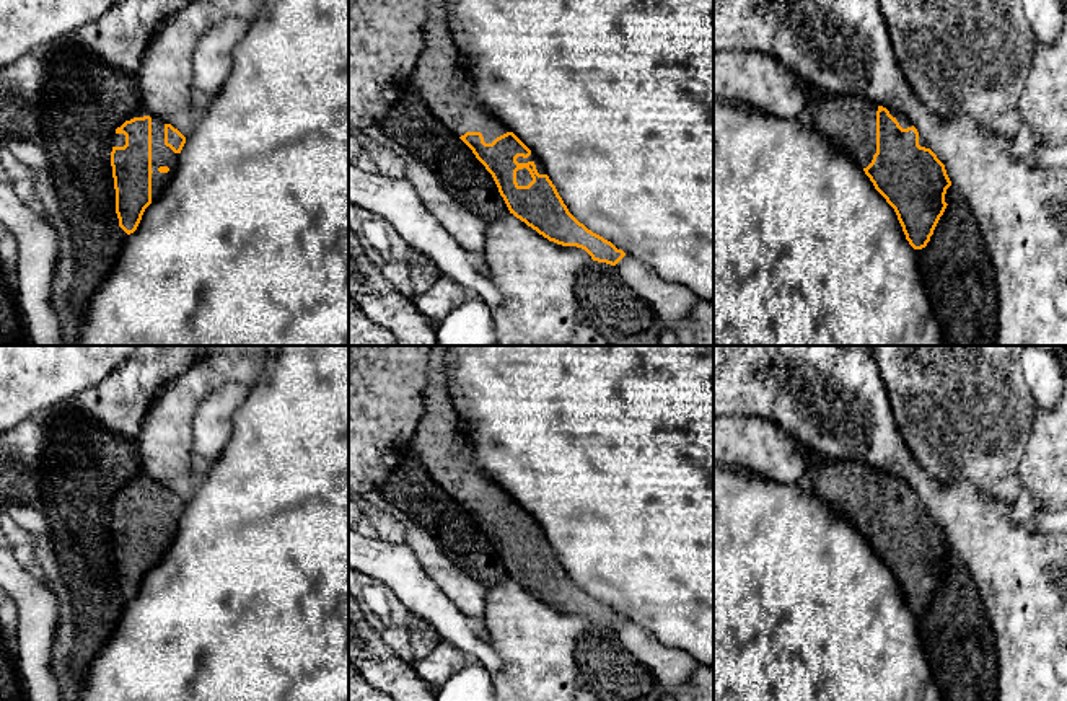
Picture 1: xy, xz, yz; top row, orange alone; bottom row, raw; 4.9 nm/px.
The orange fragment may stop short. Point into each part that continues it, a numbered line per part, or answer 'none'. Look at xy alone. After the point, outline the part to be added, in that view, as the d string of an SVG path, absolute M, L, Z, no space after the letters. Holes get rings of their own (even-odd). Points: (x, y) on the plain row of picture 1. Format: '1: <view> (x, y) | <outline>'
1: xy (162, 520) | M143 471L134 478L127 486L134 483L151 483L151 566L156 566L168 553L178 530L179 518L174 518L165 510L165 486L150 479Z

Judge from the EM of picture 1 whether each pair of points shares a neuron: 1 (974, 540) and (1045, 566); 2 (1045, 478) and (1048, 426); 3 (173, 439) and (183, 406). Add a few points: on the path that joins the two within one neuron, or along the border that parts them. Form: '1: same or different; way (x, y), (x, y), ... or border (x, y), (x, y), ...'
1: same; way (992, 546), (1012, 566), (1027, 566)
2: same; way (1048, 465), (1048, 439)
3: same; way (173, 431), (175, 414)

